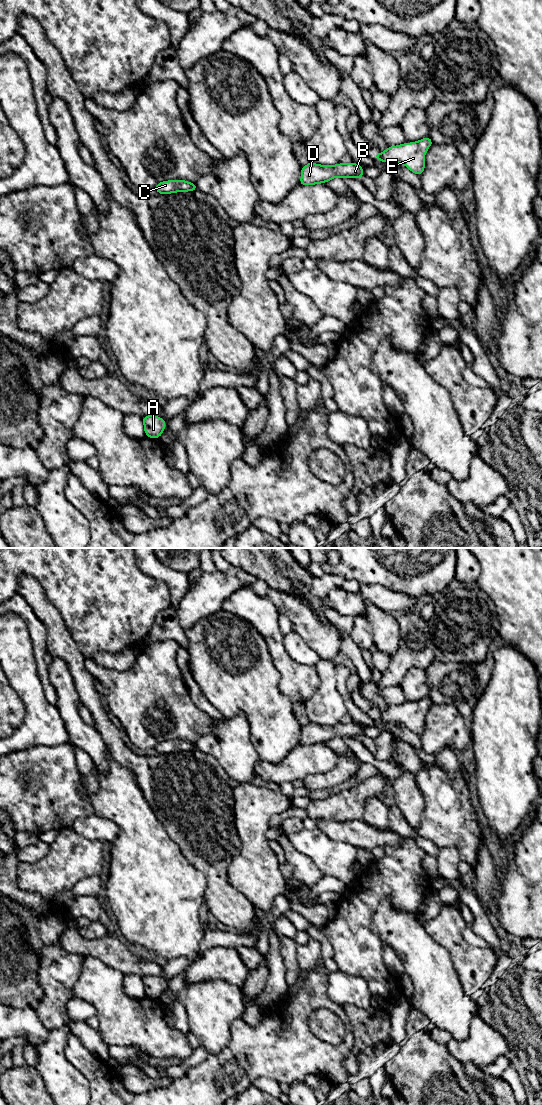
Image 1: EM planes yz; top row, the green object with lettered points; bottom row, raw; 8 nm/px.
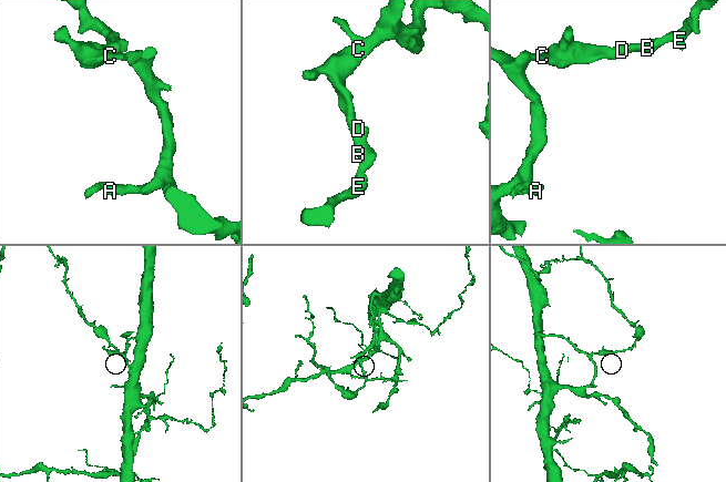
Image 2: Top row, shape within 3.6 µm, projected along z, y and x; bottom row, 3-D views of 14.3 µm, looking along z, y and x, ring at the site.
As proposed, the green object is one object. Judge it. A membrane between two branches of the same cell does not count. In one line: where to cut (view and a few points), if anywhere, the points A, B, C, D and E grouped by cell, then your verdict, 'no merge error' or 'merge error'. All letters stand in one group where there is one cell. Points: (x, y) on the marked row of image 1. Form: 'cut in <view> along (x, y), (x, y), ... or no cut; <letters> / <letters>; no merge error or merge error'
no cut; A B C D E; no merge error

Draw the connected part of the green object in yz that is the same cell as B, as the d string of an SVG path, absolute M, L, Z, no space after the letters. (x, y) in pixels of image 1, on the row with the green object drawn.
M309 162L301 169L301 180L299 185L314 185L326 183L335 177L353 177L360 179L364 175L361 165L353 162L347 164L336 164L334 166L318 165Z

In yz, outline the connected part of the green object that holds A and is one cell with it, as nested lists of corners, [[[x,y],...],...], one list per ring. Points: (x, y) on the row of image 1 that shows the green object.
[[[148,415],[142,418],[146,437],[159,438],[164,432],[166,422],[163,418]]]

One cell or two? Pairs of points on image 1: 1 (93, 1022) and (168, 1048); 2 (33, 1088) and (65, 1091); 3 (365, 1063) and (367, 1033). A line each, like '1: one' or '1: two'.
1: two
2: two
3: two

